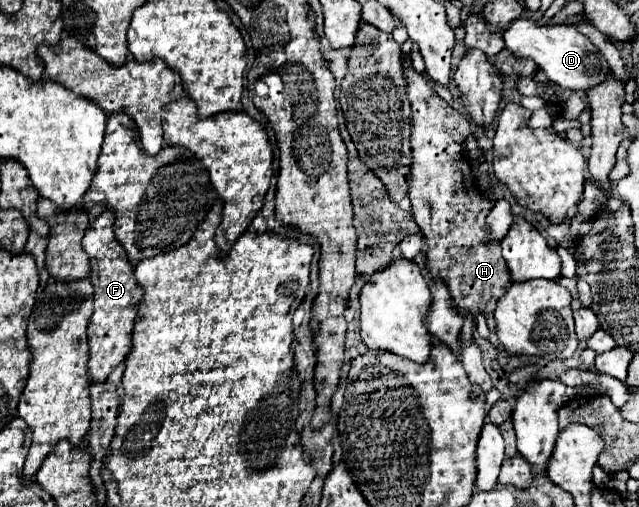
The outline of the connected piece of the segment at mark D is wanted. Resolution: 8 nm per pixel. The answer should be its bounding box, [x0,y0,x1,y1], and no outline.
[502,19,610,91]

